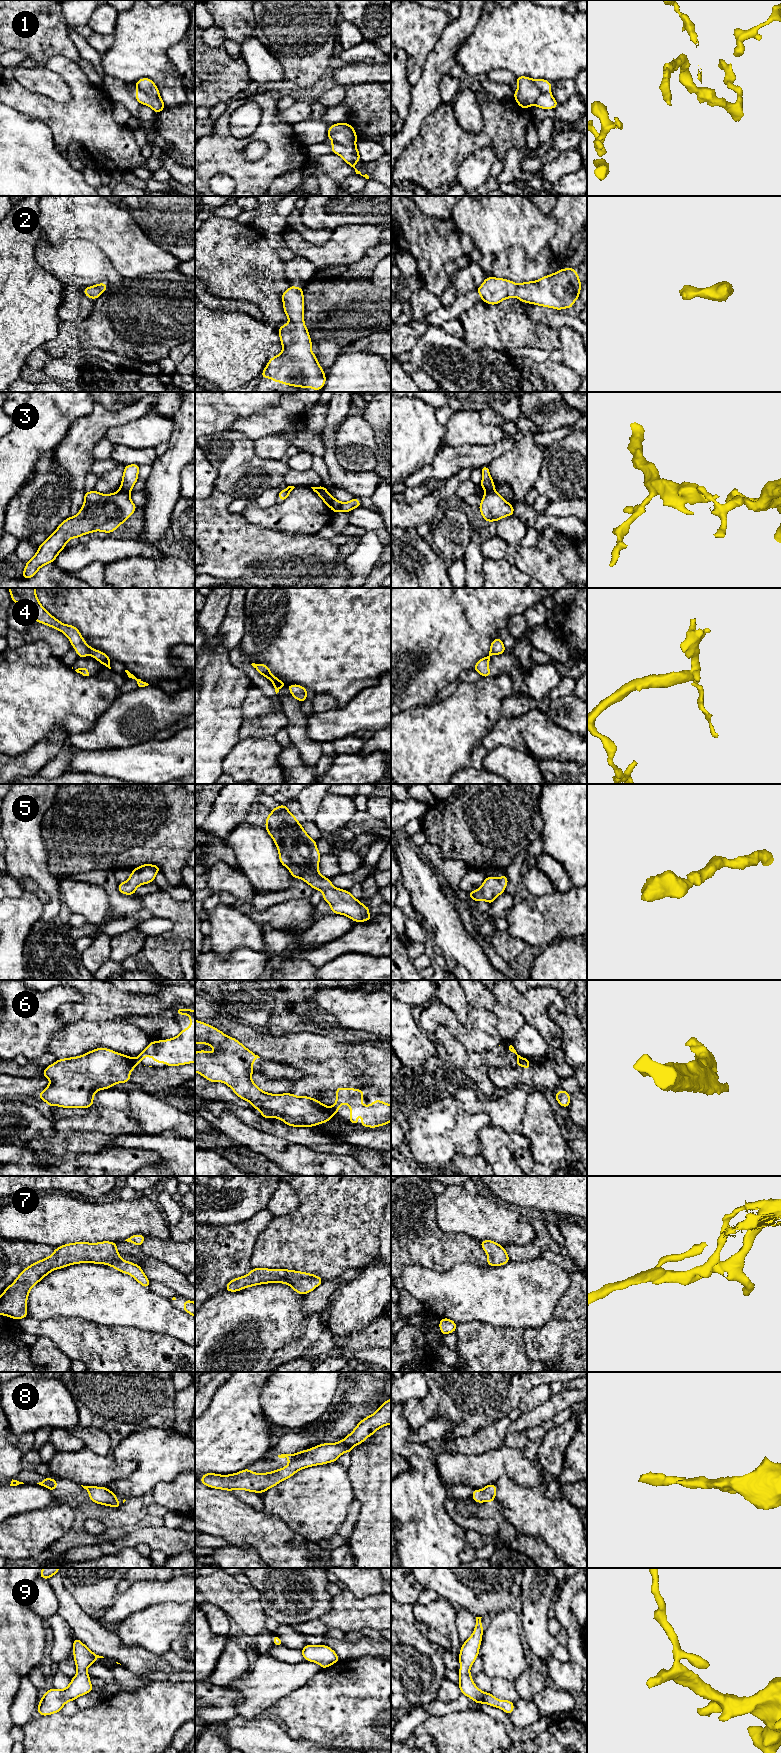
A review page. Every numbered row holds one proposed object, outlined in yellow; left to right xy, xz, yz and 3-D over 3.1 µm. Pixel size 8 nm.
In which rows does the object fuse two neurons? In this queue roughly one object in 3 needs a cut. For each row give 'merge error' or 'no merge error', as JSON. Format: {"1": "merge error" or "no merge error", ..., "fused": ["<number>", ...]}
{"1": "merge error", "2": "no merge error", "3": "merge error", "4": "merge error", "5": "no merge error", "6": "merge error", "7": "no merge error", "8": "no merge error", "9": "no merge error", "fused": ["1", "3", "4", "6"]}

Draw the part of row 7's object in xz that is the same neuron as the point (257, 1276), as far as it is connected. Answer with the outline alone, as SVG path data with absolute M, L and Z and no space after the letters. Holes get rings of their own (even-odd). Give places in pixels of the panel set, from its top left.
M253 1268L245 1276L234 1278L227 1283L225 1290L236 1292L255 1285L279 1282L291 1286L298 1294L306 1295L315 1290L323 1281L324 1279L315 1274L301 1271Z

